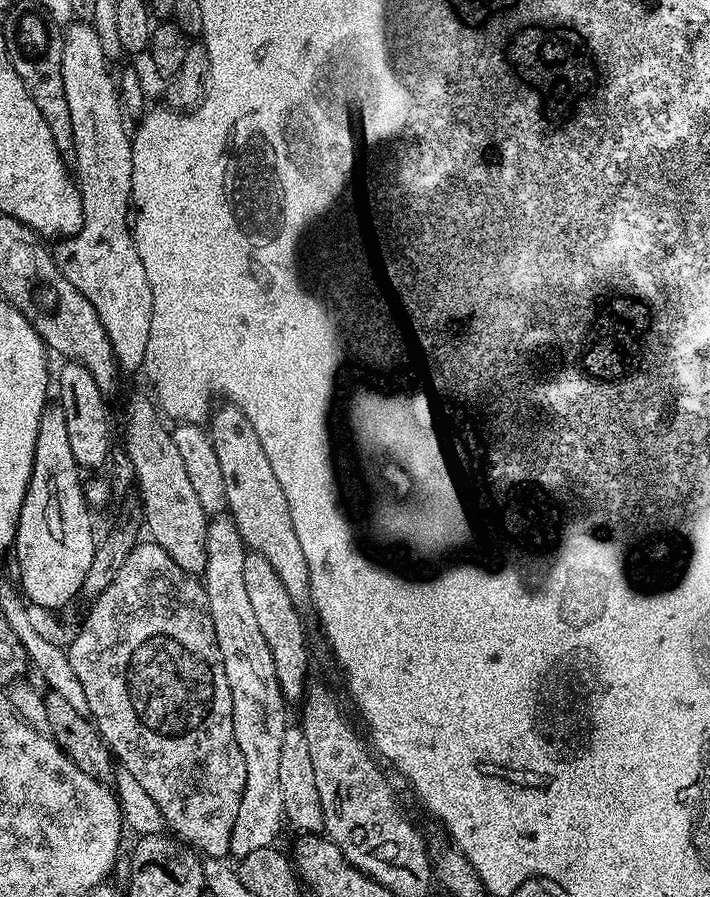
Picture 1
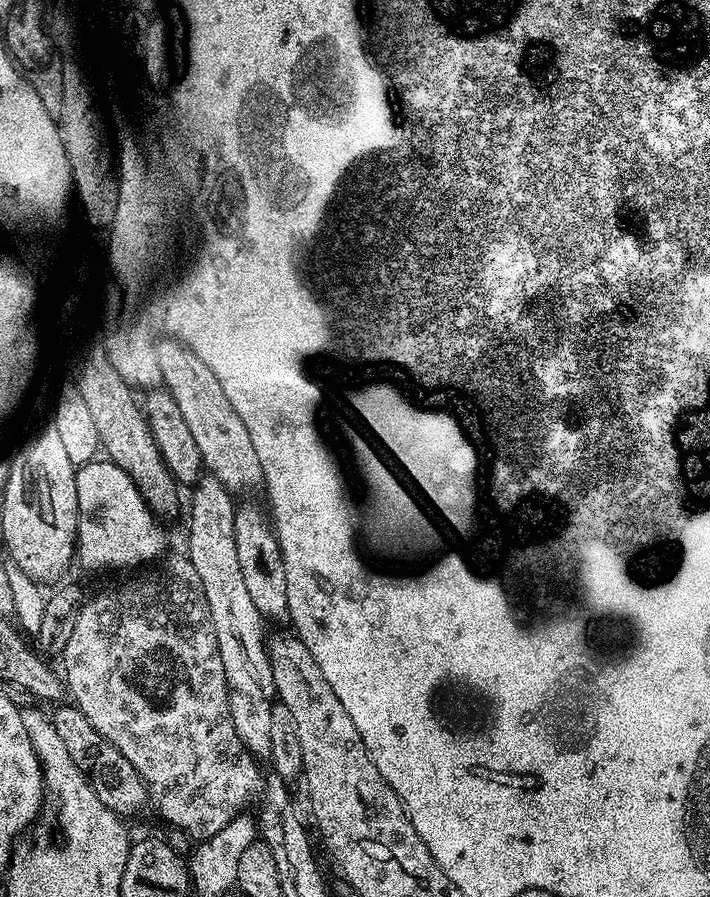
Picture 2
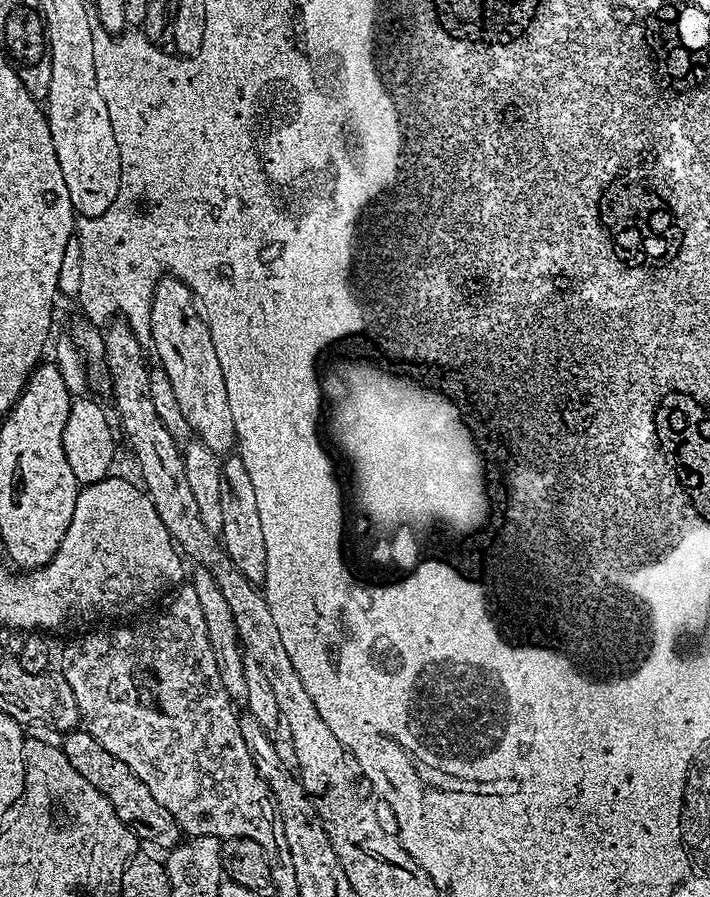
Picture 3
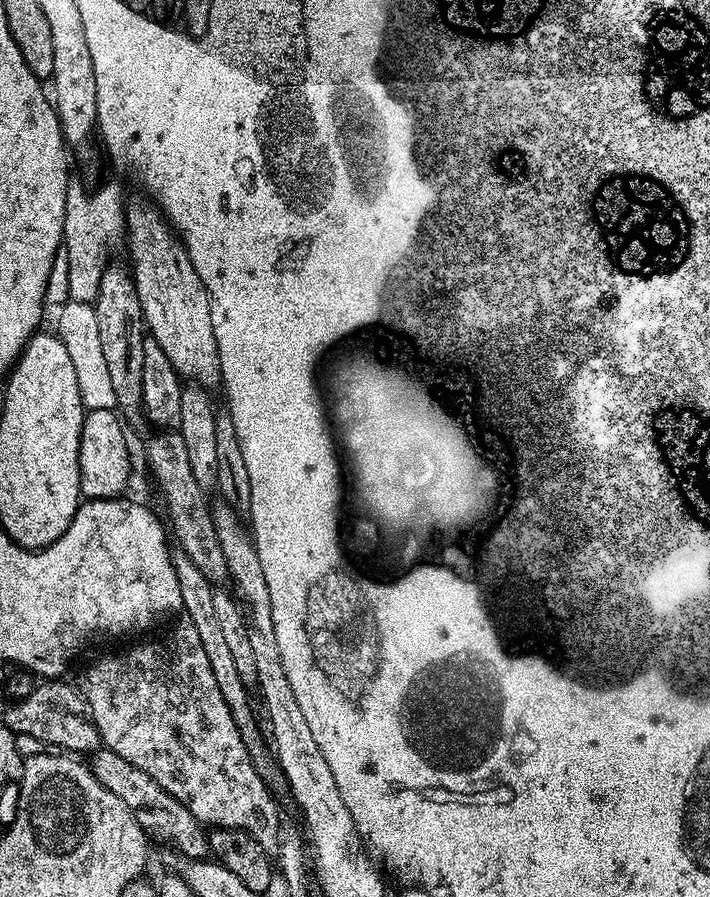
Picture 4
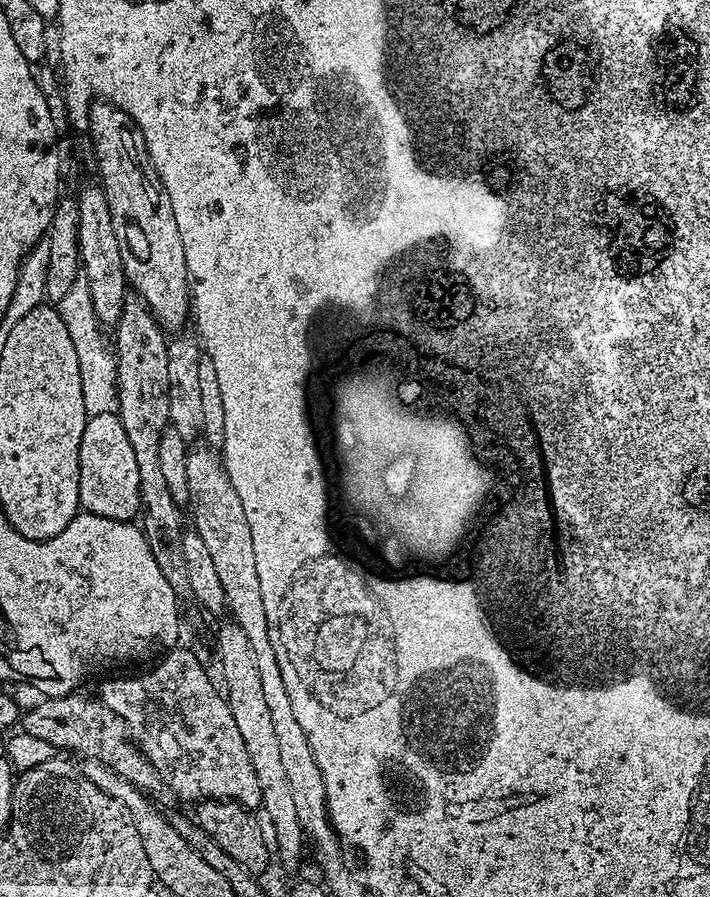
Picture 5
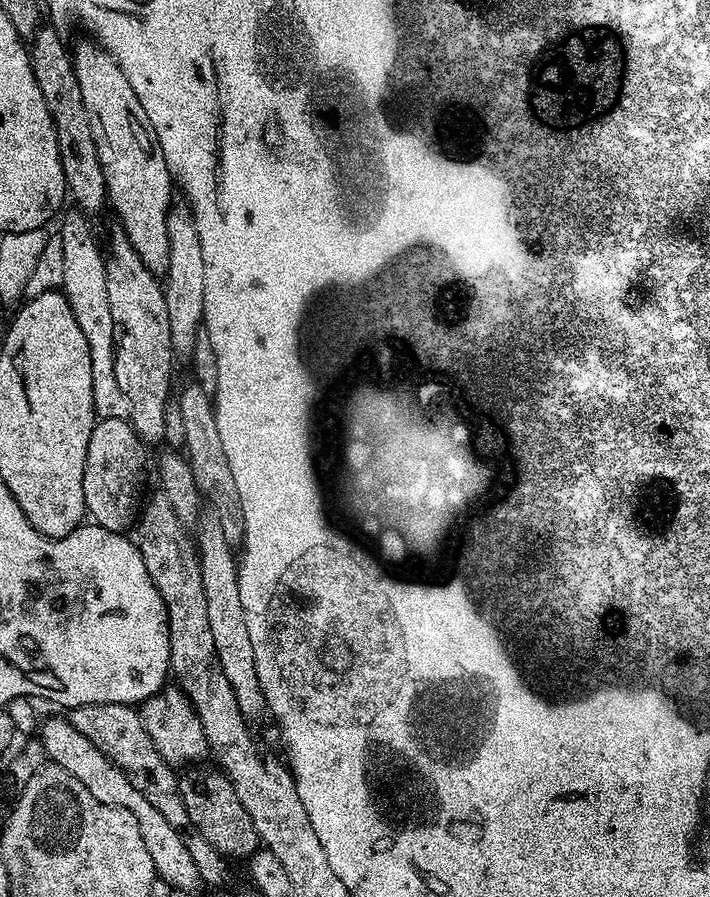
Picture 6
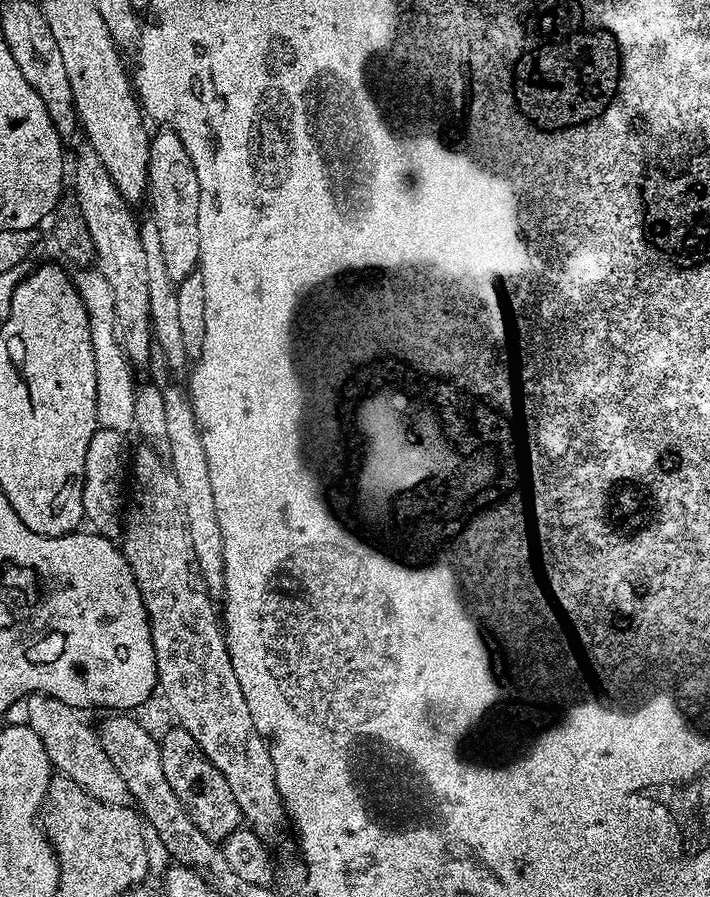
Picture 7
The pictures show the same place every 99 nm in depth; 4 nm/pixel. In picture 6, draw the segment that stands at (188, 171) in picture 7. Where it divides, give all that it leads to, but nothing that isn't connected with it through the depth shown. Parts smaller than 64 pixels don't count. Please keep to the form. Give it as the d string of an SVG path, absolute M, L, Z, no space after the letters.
M173 203L168 209L166 234L170 236L170 262L168 271L162 280L166 298L166 314L170 318L172 351L177 357L191 357L194 350L195 336L202 329L204 318L204 291L206 274L202 266L202 248L192 217L192 209L187 203Z

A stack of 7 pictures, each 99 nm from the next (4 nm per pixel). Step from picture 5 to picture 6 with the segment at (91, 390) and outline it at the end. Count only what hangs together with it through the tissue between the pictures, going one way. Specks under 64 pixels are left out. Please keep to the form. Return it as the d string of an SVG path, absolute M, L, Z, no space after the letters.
M69 207L69 212L63 213L64 221L60 224L58 237L62 242L62 291L74 318L78 322L78 330L82 330L82 338L86 338L86 346L90 348L90 378L94 390L94 410L99 419L118 418L128 420L130 414L130 398L118 386L118 378L114 374L116 347L114 346L114 318L110 318L110 298L106 298L106 270L104 269L104 254L101 245L96 245L96 236L92 233L89 217L79 208Z

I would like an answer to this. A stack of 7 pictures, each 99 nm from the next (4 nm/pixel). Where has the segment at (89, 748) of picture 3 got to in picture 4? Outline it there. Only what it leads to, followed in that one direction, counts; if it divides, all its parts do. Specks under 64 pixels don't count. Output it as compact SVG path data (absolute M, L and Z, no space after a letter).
M103 746L91 753L90 767L94 778L98 778L98 782L102 782L102 786L106 786L110 794L114 794L114 798L126 805L126 810L134 814L138 826L142 826L142 830L155 843L157 840L158 843L173 848L174 851L180 852L176 854L186 860L202 860L209 855L208 832L205 825L200 824L190 814L190 810L182 806L182 802L178 802L169 792L162 790L162 786L158 786L158 782L154 782L154 778L146 774L146 770L130 766L130 762L122 758L122 754L114 754L114 750Z

